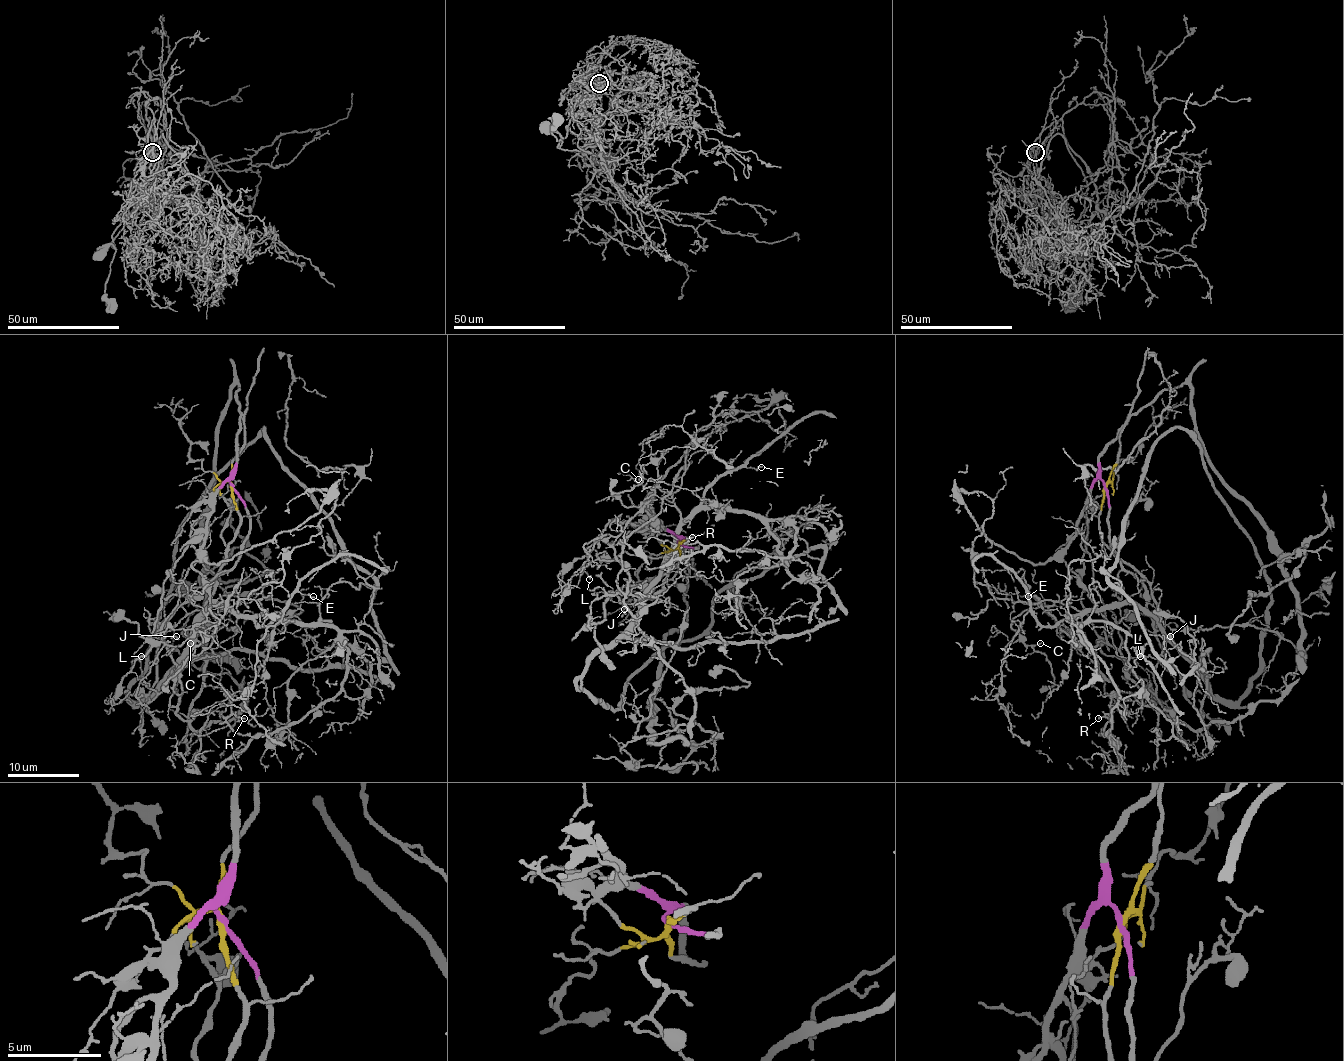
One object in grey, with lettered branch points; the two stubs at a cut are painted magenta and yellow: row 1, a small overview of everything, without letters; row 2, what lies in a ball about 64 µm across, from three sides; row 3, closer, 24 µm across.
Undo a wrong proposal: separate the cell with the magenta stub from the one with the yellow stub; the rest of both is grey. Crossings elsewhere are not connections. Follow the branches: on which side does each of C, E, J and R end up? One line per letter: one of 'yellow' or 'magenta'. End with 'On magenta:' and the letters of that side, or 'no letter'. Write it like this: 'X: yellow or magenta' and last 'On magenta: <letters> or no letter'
C: yellow
E: yellow
J: yellow
R: yellow
On magenta: no letter

